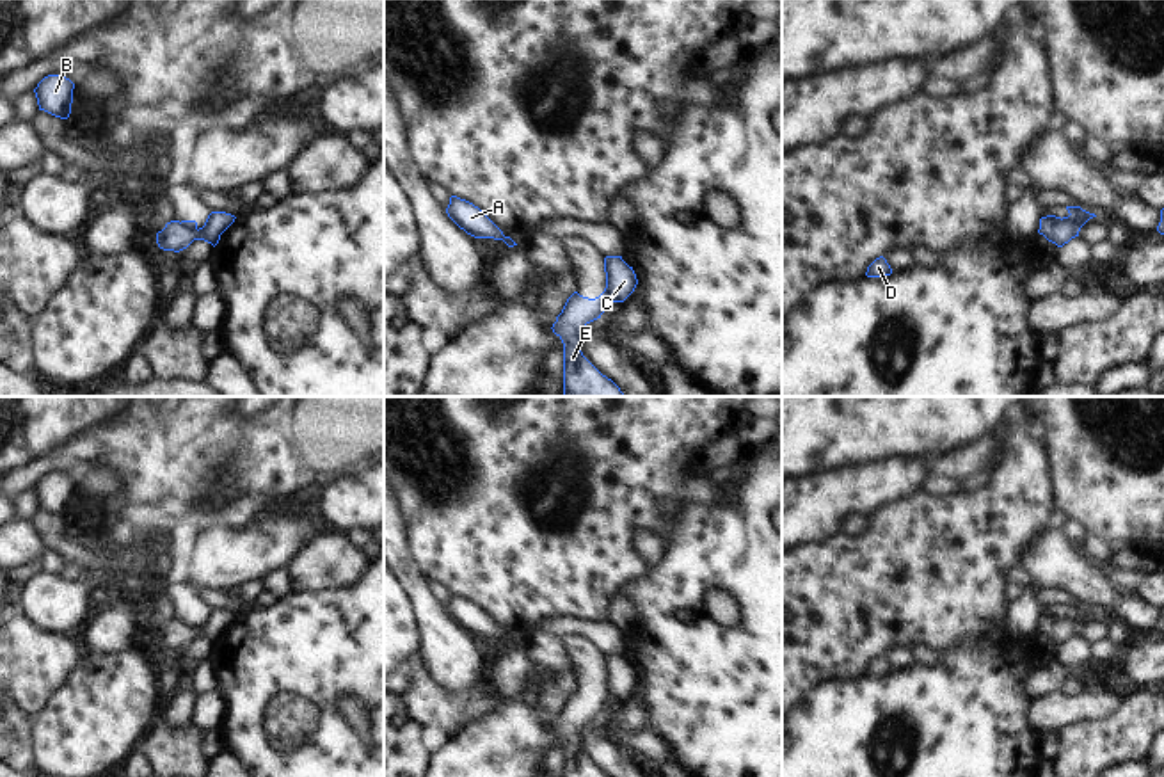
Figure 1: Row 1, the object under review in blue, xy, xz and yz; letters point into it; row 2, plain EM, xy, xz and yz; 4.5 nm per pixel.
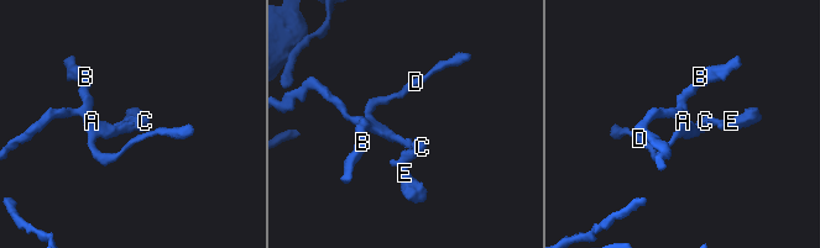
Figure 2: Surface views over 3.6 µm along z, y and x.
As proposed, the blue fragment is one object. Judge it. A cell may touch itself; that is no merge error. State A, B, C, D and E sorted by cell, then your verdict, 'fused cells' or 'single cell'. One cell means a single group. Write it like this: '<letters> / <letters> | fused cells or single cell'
A B C D / E | fused cells

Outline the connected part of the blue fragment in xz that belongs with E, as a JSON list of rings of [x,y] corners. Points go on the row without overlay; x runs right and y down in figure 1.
[[[608,685],[595,697],[578,690],[567,697],[551,725],[563,741],[563,777],[608,777],[583,754],[581,731],[586,722],[601,717],[610,701]]]

